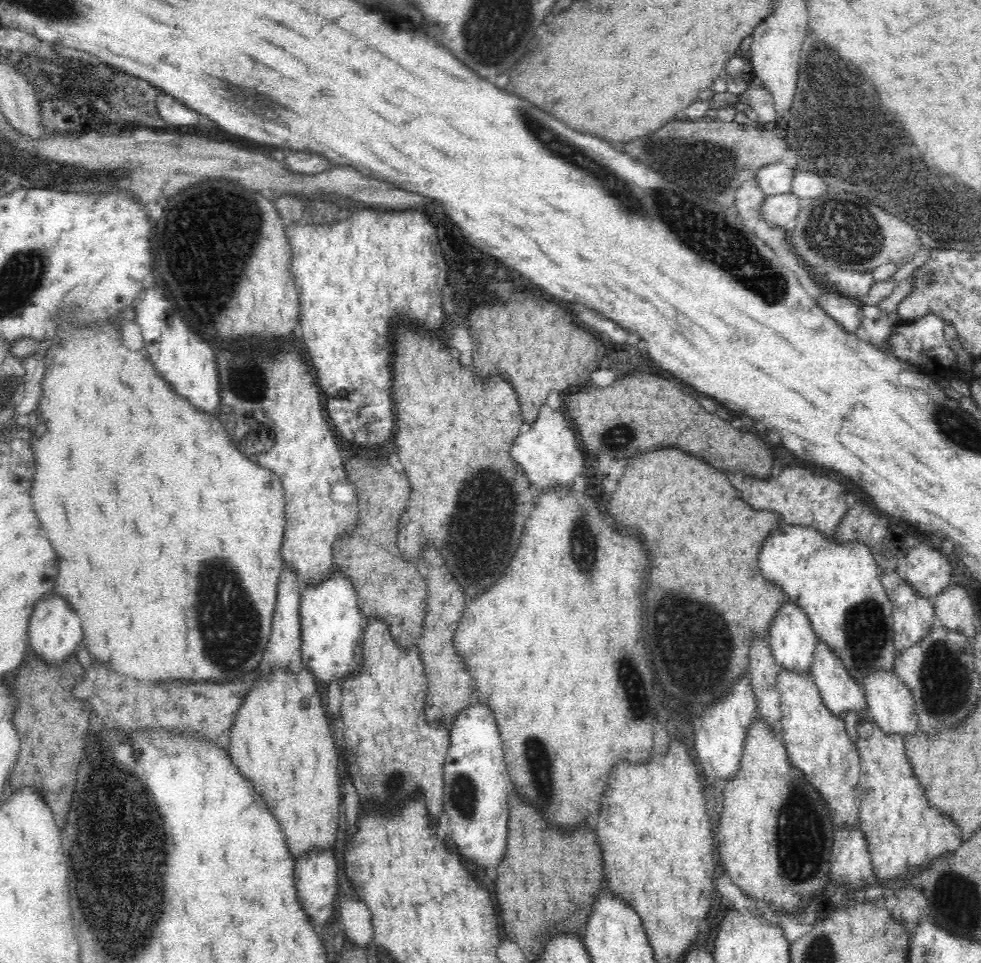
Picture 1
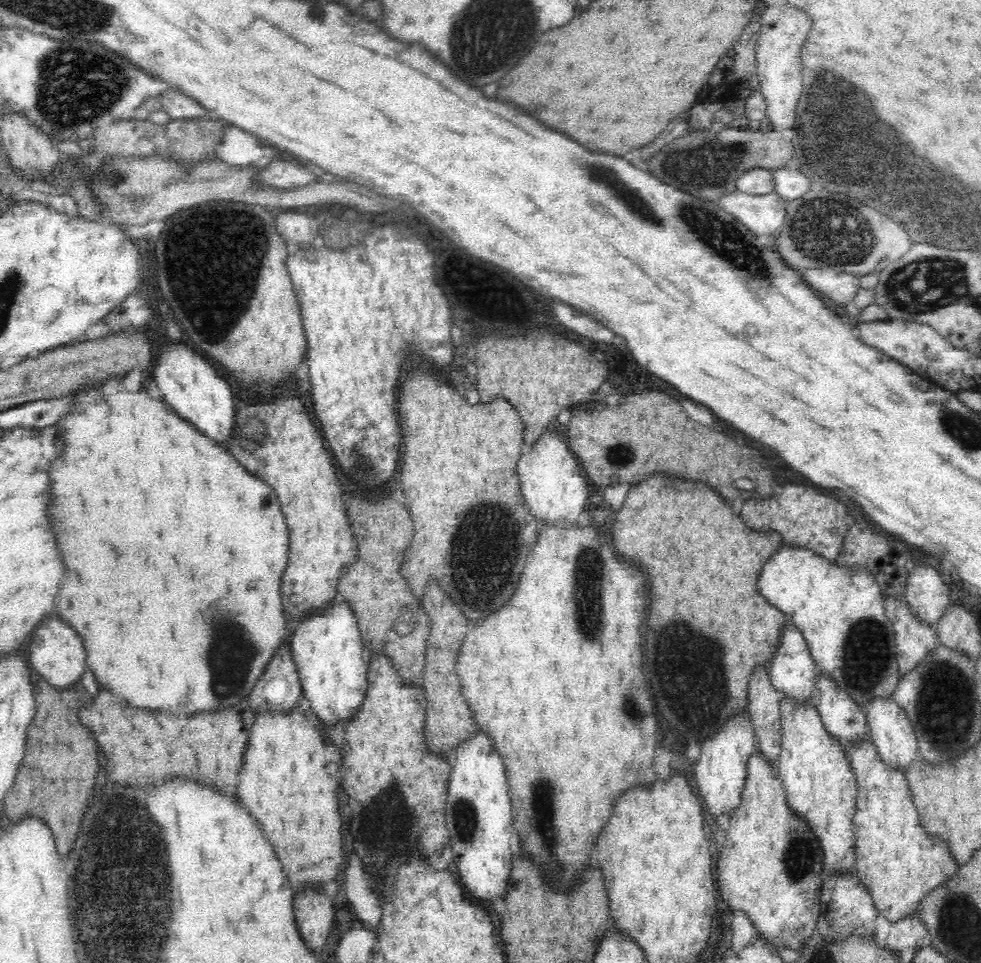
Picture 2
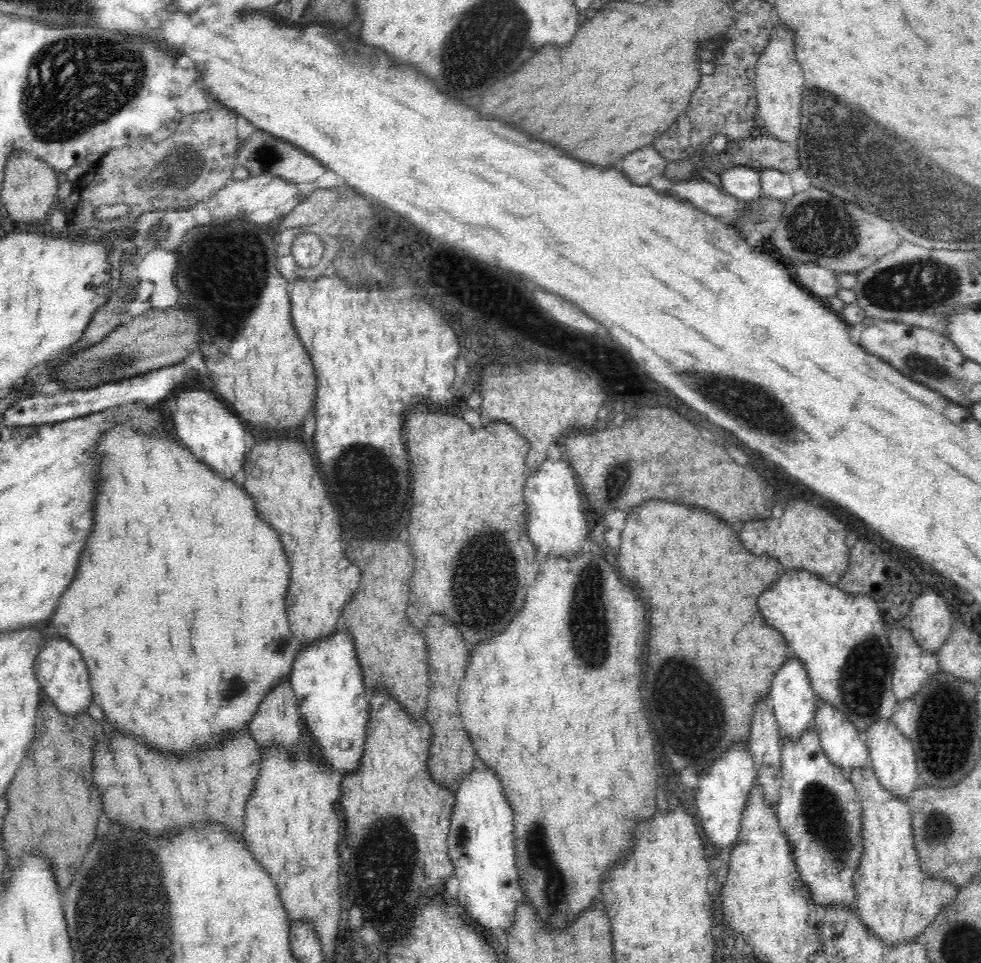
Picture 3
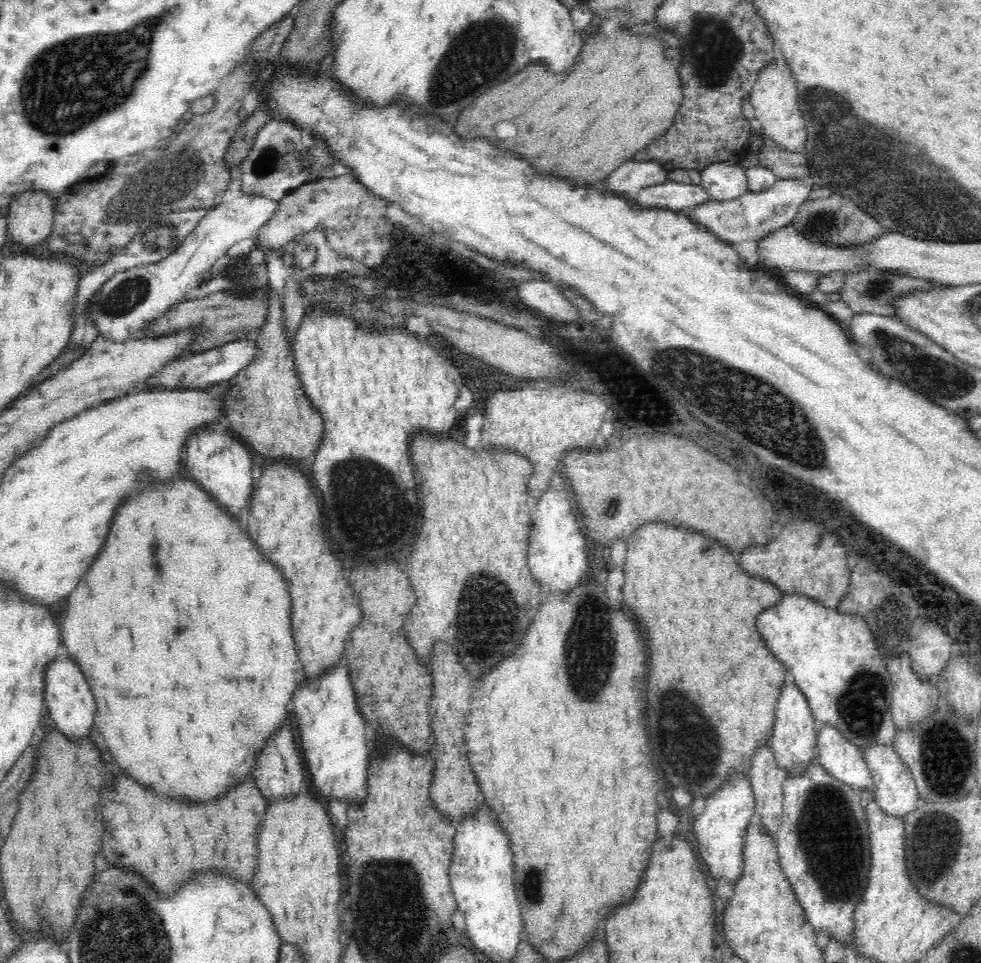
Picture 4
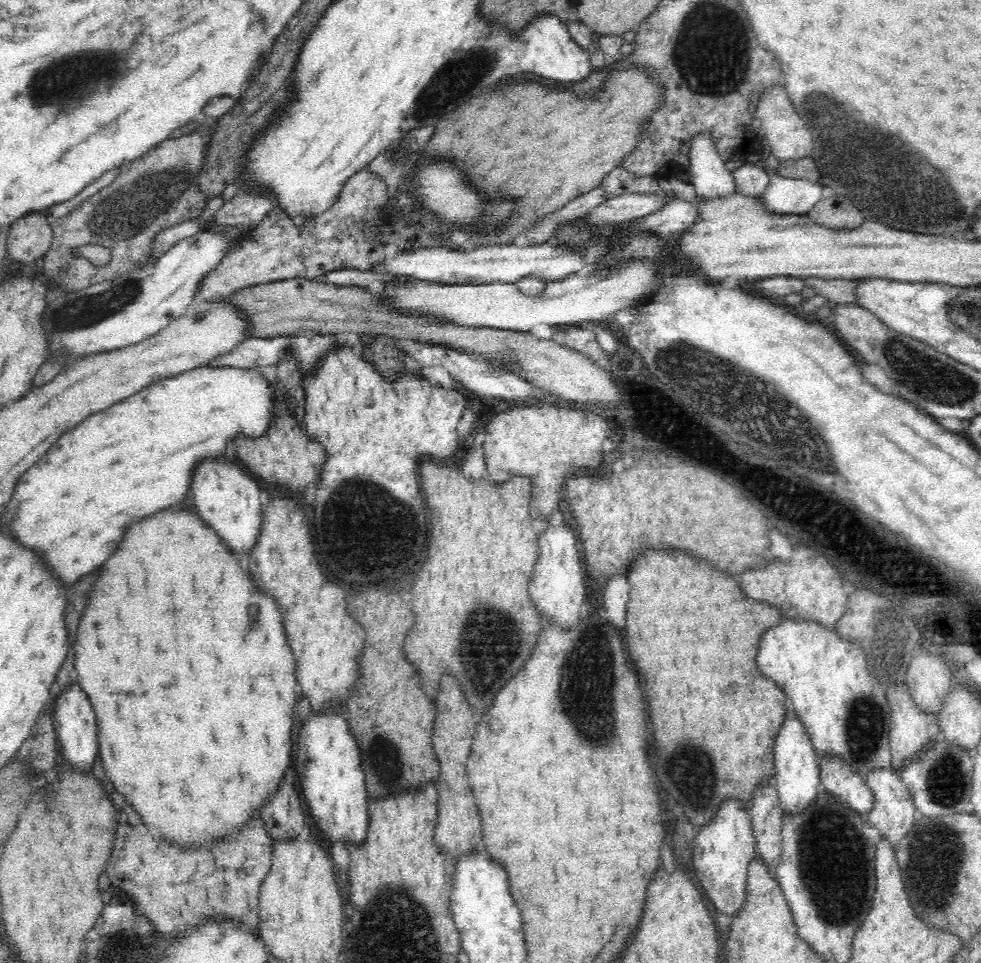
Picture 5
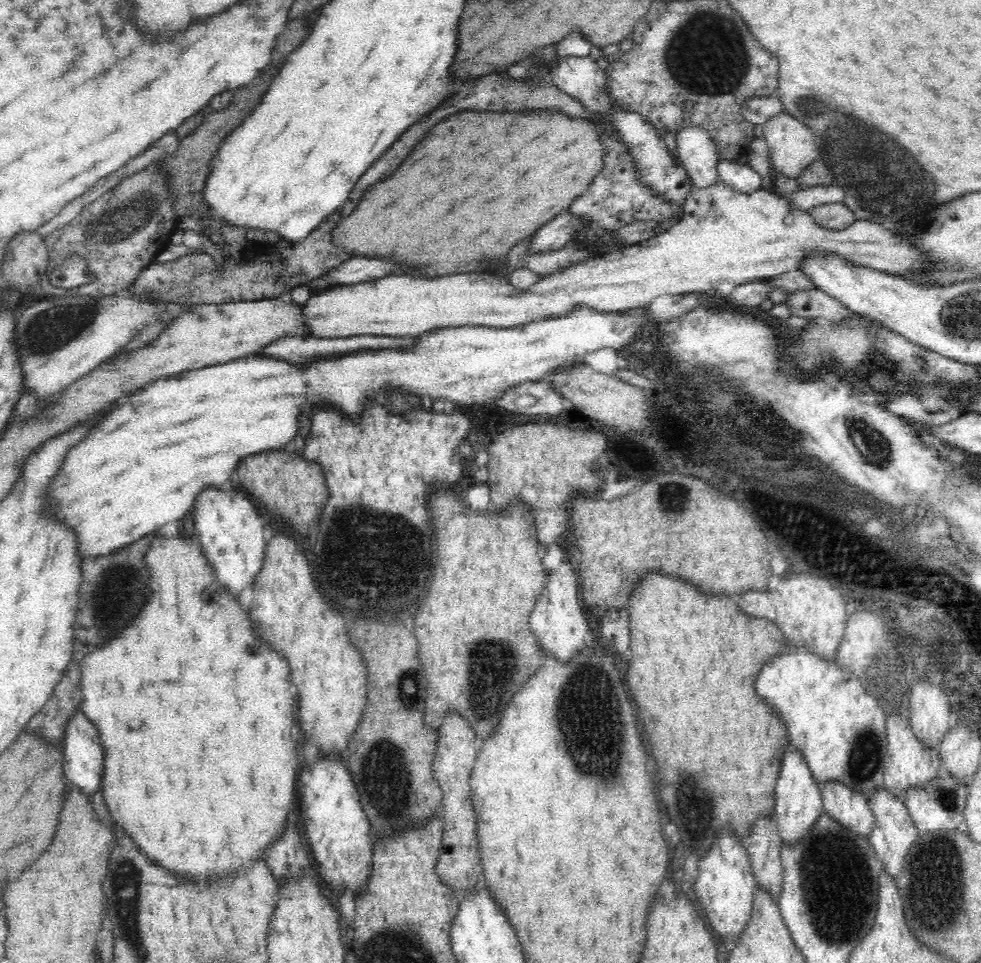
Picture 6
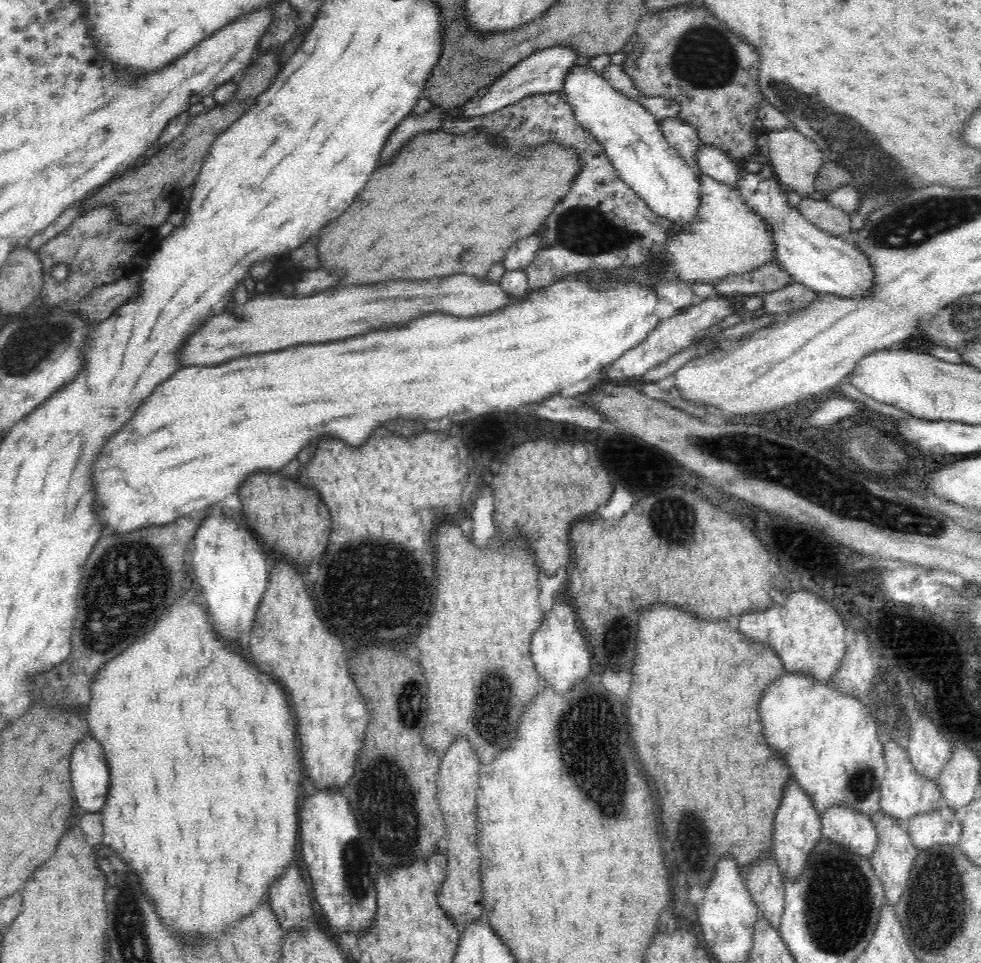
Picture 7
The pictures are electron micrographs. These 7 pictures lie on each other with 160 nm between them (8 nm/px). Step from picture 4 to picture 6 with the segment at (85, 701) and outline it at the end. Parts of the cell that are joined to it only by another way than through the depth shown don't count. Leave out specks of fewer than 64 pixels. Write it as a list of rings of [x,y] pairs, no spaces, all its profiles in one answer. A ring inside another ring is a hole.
[[[81,708],[69,717],[64,730],[64,774],[92,796],[103,775],[104,753],[96,725]]]

